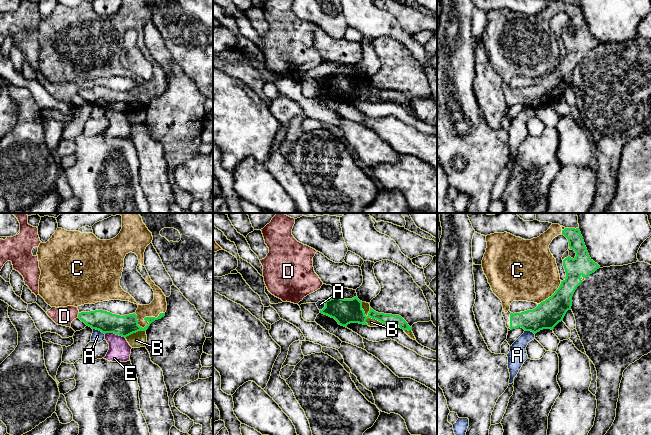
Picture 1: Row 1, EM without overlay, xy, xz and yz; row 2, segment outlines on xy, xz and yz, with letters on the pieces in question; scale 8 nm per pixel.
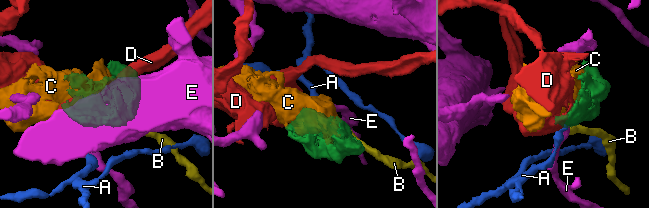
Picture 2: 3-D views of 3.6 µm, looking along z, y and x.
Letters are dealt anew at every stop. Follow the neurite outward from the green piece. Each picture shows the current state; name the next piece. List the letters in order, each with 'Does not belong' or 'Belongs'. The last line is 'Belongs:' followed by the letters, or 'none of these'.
A: Does not belong
B: Does not belong
C: Belongs
D: Does not belong
E: Does not belong
Belongs: C

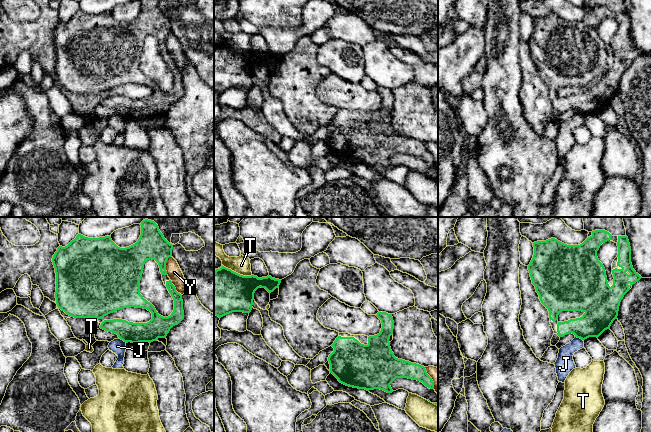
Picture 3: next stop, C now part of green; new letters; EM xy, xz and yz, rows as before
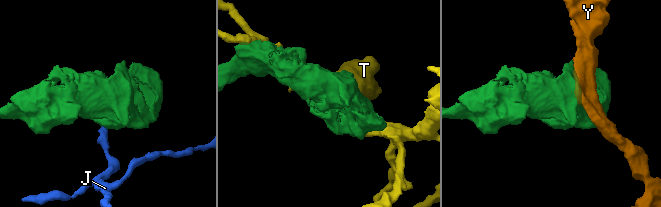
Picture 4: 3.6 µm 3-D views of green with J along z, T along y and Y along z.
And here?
J: Does not belong
T: Does not belong
Y: Does not belong
Belongs: none of these

